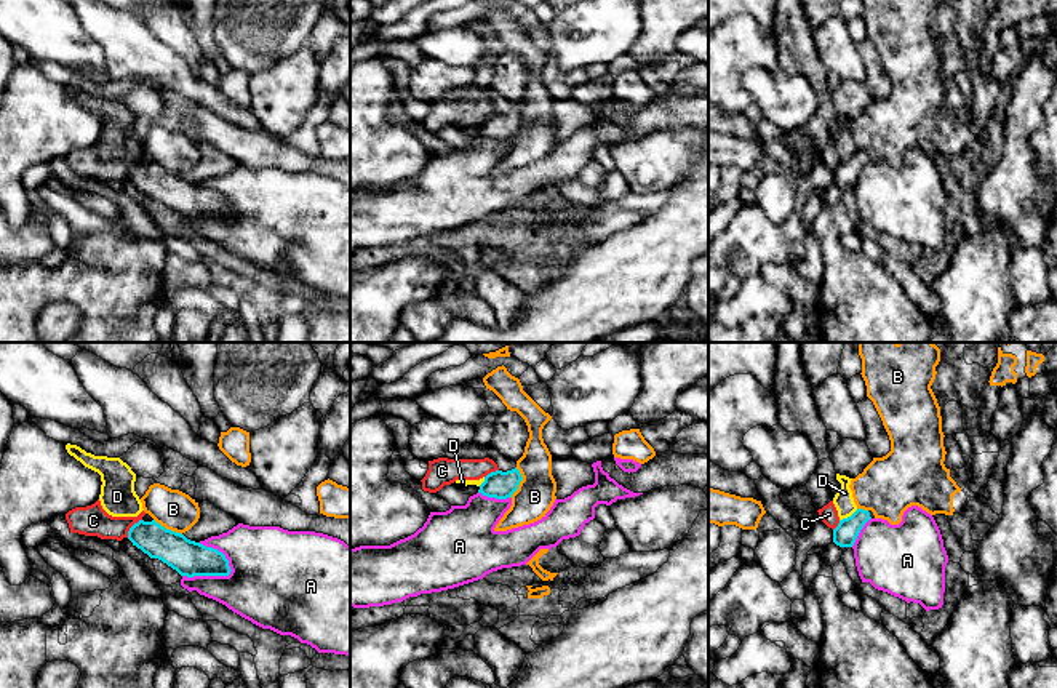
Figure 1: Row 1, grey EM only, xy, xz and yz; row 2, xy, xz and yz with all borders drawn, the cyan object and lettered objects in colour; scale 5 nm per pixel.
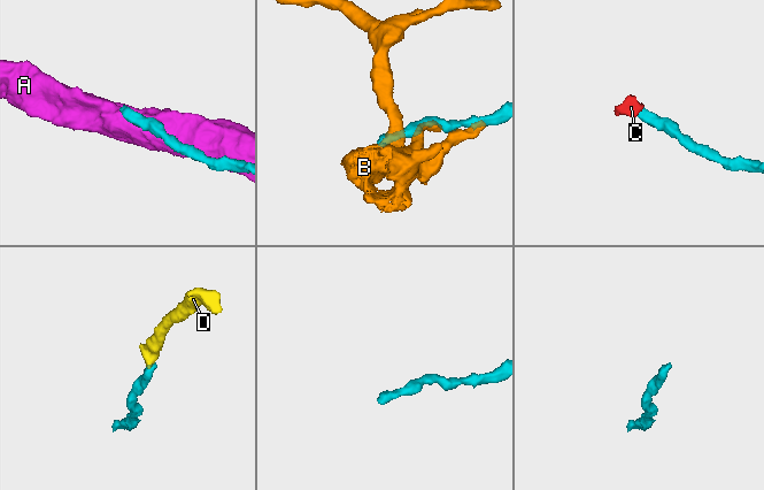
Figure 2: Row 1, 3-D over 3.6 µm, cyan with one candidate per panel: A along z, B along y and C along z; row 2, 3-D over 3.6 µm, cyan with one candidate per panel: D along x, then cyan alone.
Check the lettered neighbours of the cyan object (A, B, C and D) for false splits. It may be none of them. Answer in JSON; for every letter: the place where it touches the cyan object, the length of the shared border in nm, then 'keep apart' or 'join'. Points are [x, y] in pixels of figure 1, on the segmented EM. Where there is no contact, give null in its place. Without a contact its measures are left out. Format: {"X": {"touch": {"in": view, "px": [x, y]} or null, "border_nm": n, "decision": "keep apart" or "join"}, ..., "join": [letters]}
{"A": {"touch": {"in": "xy", "px": [207, 575]}, "border_nm": 260, "decision": "keep apart"}, "B": {"touch": {"in": "xz", "px": [520, 480]}, "border_nm": 160, "decision": "keep apart"}, "C": {"touch": {"in": "xy", "px": [131, 527]}, "border_nm": 120, "decision": "keep apart"}, "D": {"touch": {"in": "yz", "px": [848, 517]}, "border_nm": 110, "decision": "keep apart"}, "join": []}

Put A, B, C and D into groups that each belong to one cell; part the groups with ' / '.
A / B / C D

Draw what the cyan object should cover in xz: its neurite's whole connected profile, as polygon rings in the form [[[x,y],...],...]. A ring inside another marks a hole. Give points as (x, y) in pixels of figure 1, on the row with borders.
[[[517,467],[507,472],[496,470],[485,477],[478,493],[488,498],[507,499],[518,490],[521,480],[523,477]]]

